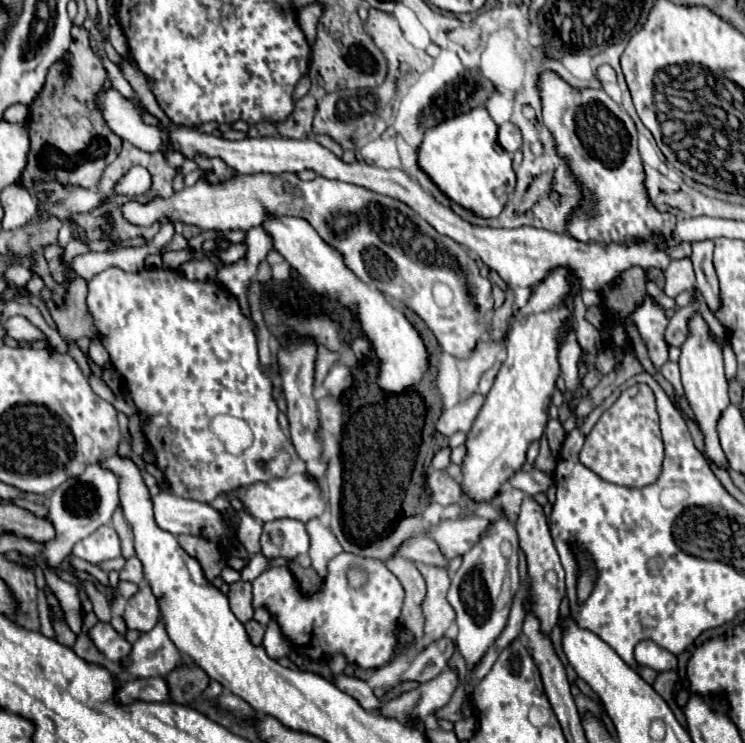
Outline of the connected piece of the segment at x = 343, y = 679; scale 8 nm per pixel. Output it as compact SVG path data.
M340 675L340 677L336 677L336 687L340 691L344 691L346 695L352 695L366 711L378 711L382 707L382 701L376 699L376 695L372 693L372 689L366 681Z

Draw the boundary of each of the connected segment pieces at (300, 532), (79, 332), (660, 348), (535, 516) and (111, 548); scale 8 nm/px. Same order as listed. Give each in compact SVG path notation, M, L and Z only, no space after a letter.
M278 519L264 523L260 543L262 543L262 553L266 557L296 559L298 555L308 553L310 535L302 521Z
M76 279L66 285L66 303L62 309L54 307L54 303L50 301L50 293L46 289L42 291L42 297L48 301L50 315L58 325L60 335L68 341L68 345L84 335L88 338L97 337L96 325L92 323L92 315L86 305L88 285L84 279Z
M646 295L644 305L638 307L638 309L632 313L630 319L638 325L642 337L644 337L644 341L646 341L646 345L648 345L648 353L650 353L652 363L654 363L656 367L662 367L662 363L668 359L668 347L666 347L666 343L664 343L664 329L666 329L666 325L668 325L668 319L666 319L666 315L664 315L664 309L658 307L658 305Z
M532 497L522 503L522 511L520 511L518 521L516 521L516 531L520 535L520 549L524 551L524 555L528 559L528 575L530 575L530 583L532 583L532 609L534 609L534 615L542 623L542 631L550 633L550 629L558 623L560 601L566 595L564 569L562 569L560 557L554 549L544 511Z
M110 525L98 527L92 535L76 543L74 555L92 565L116 559L120 555L120 539Z

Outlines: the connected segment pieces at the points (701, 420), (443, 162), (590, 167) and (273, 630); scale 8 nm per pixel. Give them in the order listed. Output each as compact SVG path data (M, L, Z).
M694 311L688 321L688 335L682 343L682 355L680 355L680 373L682 373L682 387L688 397L688 403L696 415L696 421L700 425L700 431L706 441L706 455L716 461L718 465L726 467L724 451L720 449L720 441L716 437L716 421L720 413L726 409L728 401L728 381L724 375L724 363L722 363L722 347L712 337L712 331L700 311Z
M484 107L458 115L426 131L418 147L418 167L454 203L478 217L498 217L516 187L512 155L498 145L498 127Z
M542 73L540 81L542 81L540 91L542 91L544 123L556 137L558 153L570 161L572 173L582 181L582 185L586 189L584 191L584 209L574 213L572 221L568 223L568 233L580 241L602 241L602 243L608 243L608 241L628 241L630 243L634 237L650 237L656 231L662 235L670 235L678 219L670 213L658 213L648 201L646 189L642 185L644 169L642 169L642 161L640 161L638 147L636 147L638 133L636 133L636 127L634 127L634 121L630 119L630 115L618 103L614 103L604 91L592 89L592 101L586 101L586 97L582 97L582 93L572 91L554 73Z
M276 621L268 623L262 645L264 645L268 657L272 657L272 659L280 659L280 657L284 657L284 655L288 655L292 651L292 645L282 637Z

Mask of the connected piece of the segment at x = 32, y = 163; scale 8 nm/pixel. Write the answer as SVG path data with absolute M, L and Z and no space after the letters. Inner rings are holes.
M82 25L72 27L70 53L74 55L74 59L68 77L62 77L62 65L54 63L48 71L40 95L30 105L28 129L32 143L28 153L28 167L18 181L30 193L32 179L54 179L60 183L94 189L106 165L110 165L122 149L122 139L108 129L94 105L94 97L106 81L106 71L96 53L92 51L88 31Z

